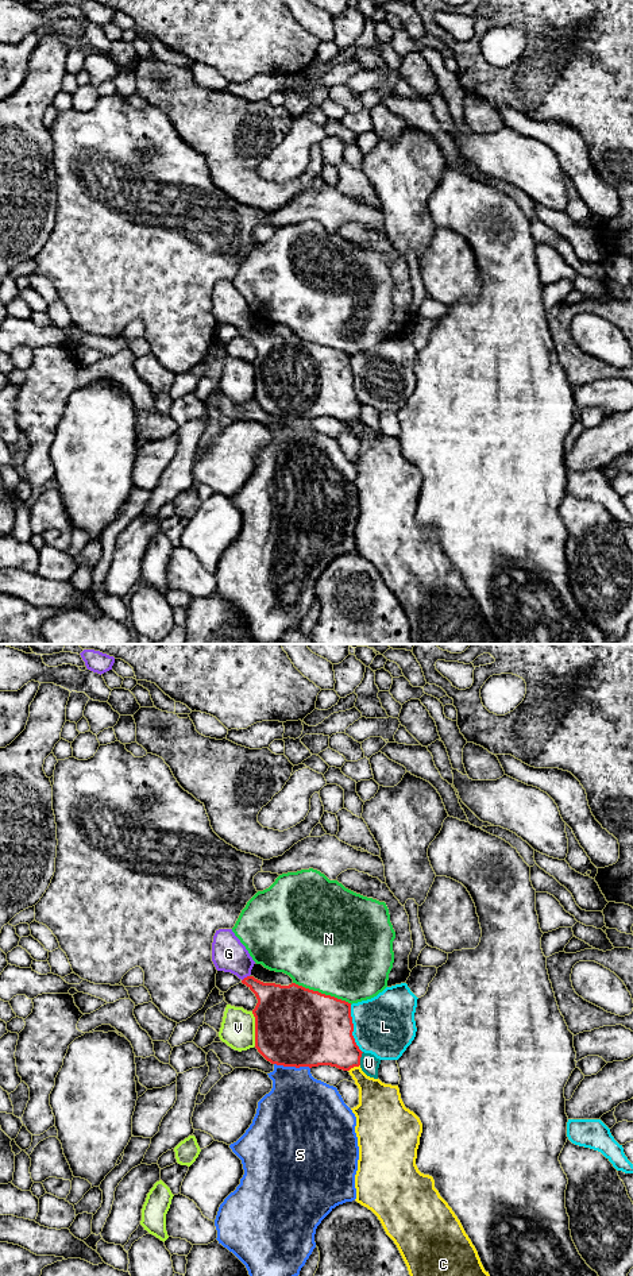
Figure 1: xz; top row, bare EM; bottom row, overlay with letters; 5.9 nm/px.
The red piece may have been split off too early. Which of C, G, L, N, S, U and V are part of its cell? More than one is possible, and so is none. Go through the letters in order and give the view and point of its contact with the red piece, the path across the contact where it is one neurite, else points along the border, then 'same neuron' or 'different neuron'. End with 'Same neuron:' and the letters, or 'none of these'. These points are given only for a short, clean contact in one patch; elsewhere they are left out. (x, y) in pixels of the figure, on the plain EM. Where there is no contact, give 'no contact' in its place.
C: meets red in xz at (354, 417); different neuron
G: meets red in xz at (244, 330); runs through xz (277, 357), (244, 330), (242, 319), (228, 305); same neuron
L: meets red in xz at (352, 381); different neuron
N: meets red in xz at (323, 346); different neuron
S: meets red in xz at (292, 417); different neuron
U: meets red in xz at (359, 411); border along xz (363, 404), (359, 416); different neuron
V: meets red in xz at (255, 381); different neuron
Same neuron: G

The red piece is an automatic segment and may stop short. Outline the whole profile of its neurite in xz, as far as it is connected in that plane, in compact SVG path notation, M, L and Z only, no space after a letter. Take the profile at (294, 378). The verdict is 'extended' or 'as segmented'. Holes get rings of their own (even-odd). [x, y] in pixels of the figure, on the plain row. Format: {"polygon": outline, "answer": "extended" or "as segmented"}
{"polygon": "M219 281L213 288L212 313L217 323L236 327L256 348L255 400L271 416L283 419L331 417L350 423L360 417L362 402L352 388L351 355L292 335L263 335L251 327L255 316L232 281Z", "answer": "extended"}

